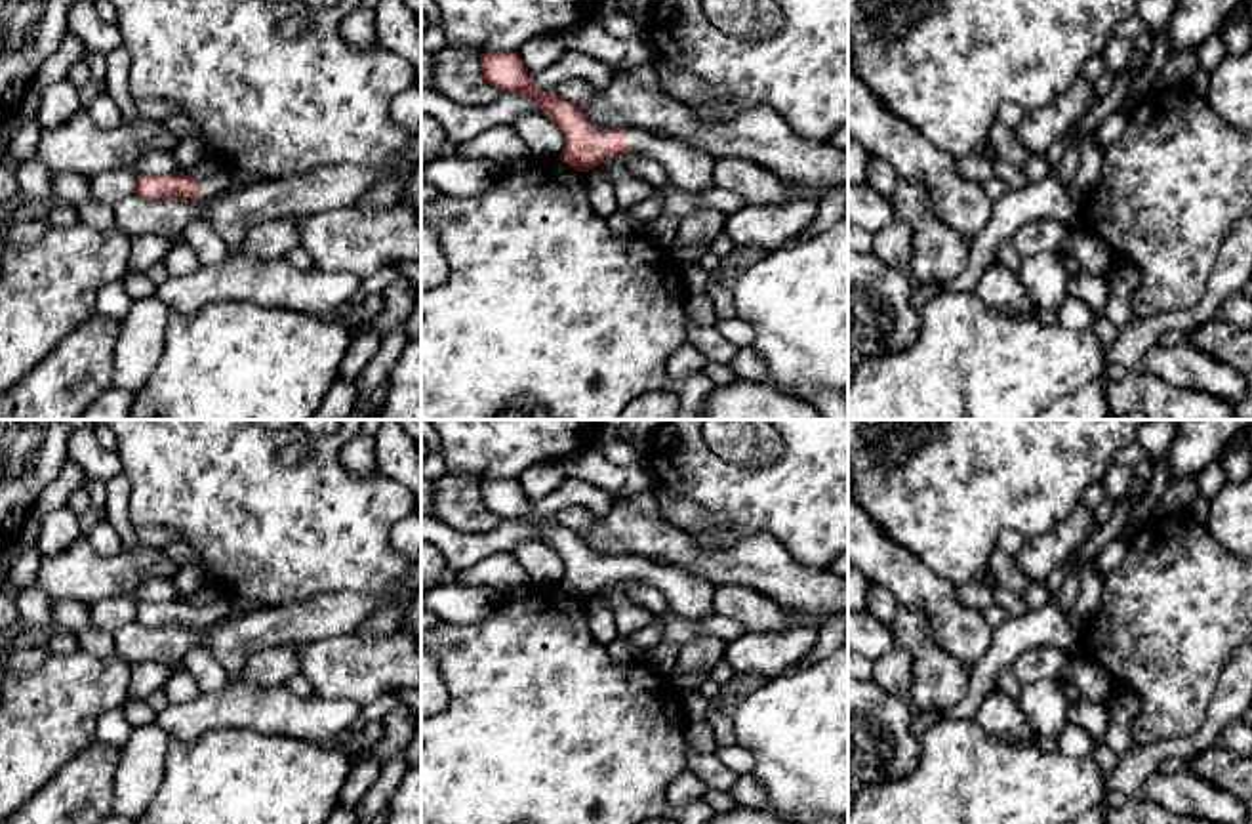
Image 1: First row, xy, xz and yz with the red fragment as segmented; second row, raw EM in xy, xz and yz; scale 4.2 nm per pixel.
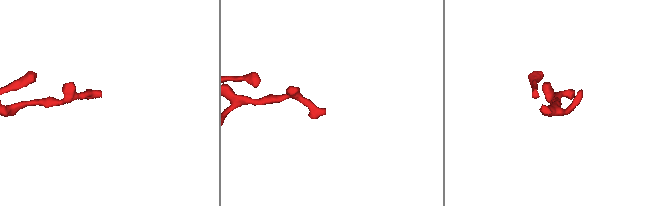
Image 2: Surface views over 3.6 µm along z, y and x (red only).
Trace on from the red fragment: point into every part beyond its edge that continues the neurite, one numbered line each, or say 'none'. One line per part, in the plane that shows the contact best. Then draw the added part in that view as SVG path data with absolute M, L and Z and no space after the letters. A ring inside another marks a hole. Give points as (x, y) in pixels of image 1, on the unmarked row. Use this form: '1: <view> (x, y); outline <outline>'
1: xz (688, 596); outline M627 557L627 578L663 591L669 610L686 618L694 626L715 614L713 584L680 566L644 557Z

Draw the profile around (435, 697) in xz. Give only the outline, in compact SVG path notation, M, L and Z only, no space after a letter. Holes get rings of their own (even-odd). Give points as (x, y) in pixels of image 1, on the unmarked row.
M421 647L421 717L431 717L448 708L450 694L438 660Z

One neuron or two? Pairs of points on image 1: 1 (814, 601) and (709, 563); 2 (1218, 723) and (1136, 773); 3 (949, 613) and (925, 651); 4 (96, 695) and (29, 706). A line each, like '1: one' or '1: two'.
1: one
2: one
3: two
4: one

